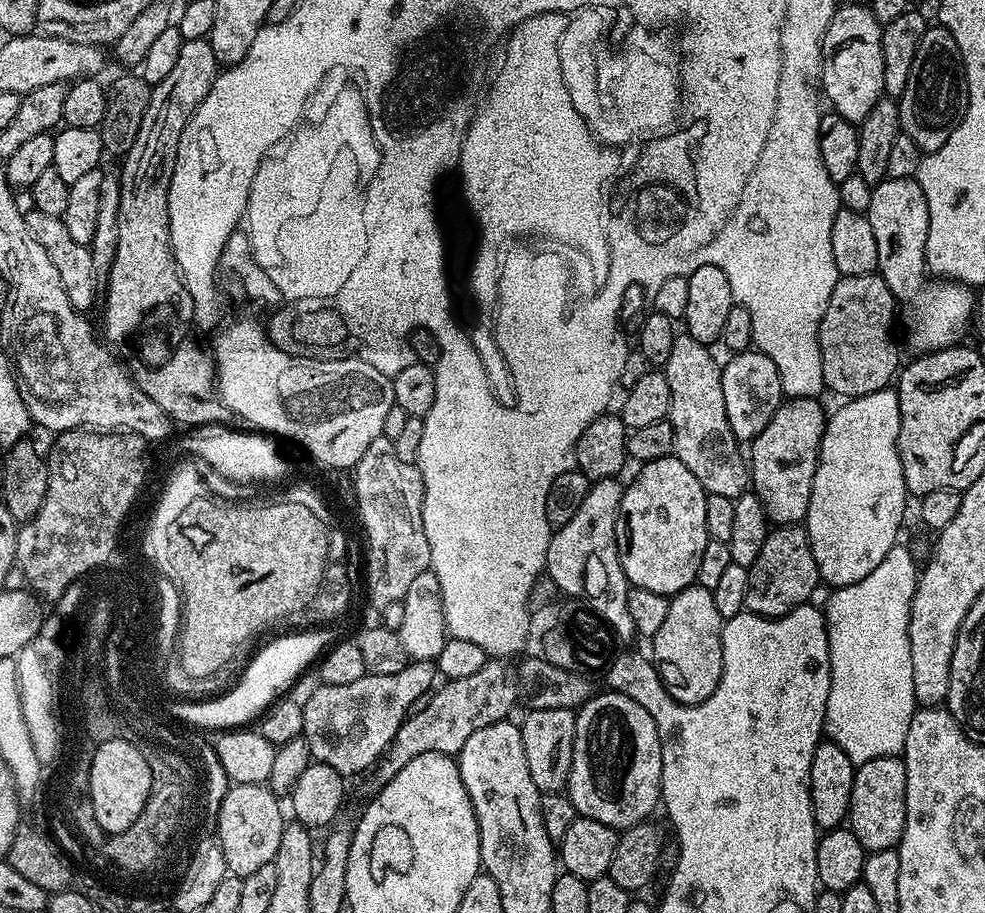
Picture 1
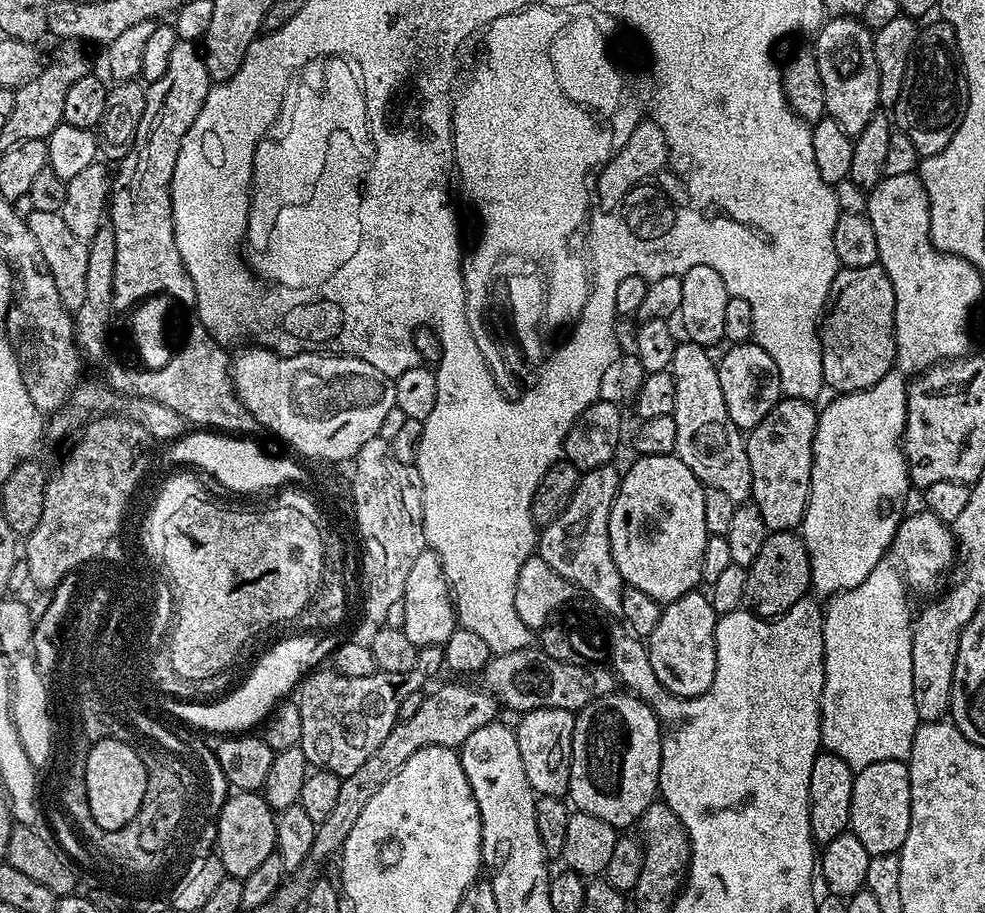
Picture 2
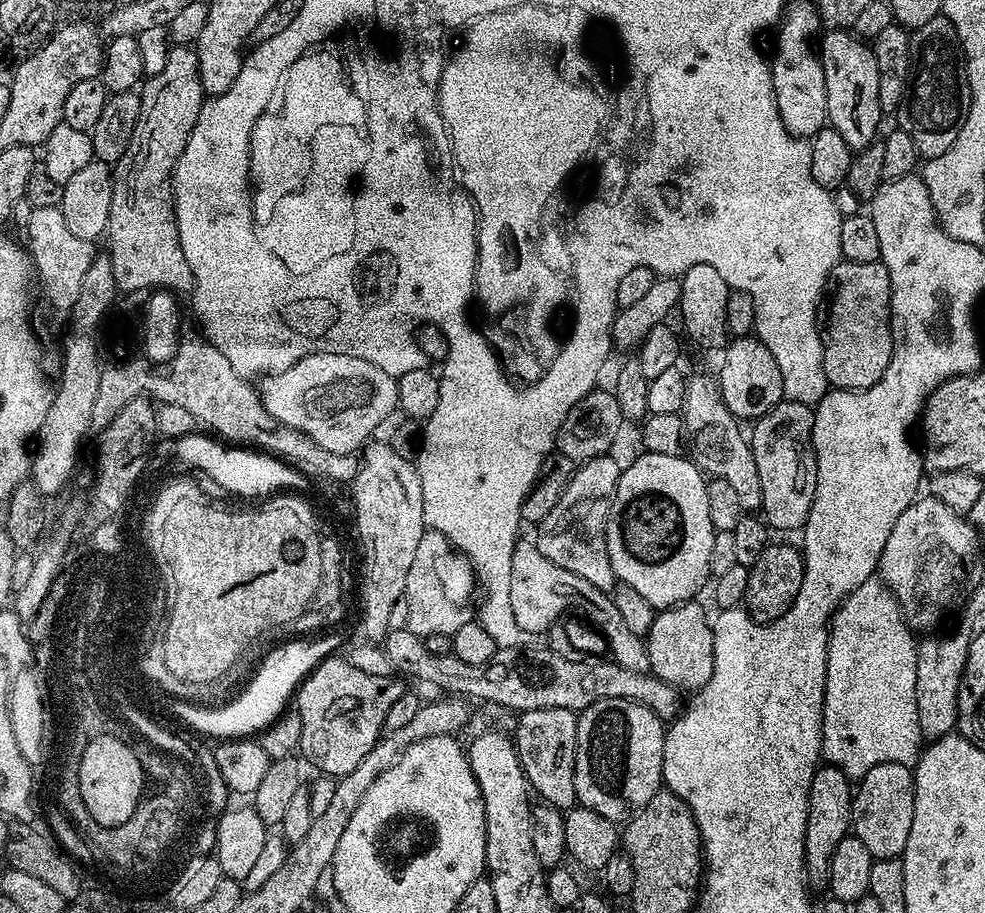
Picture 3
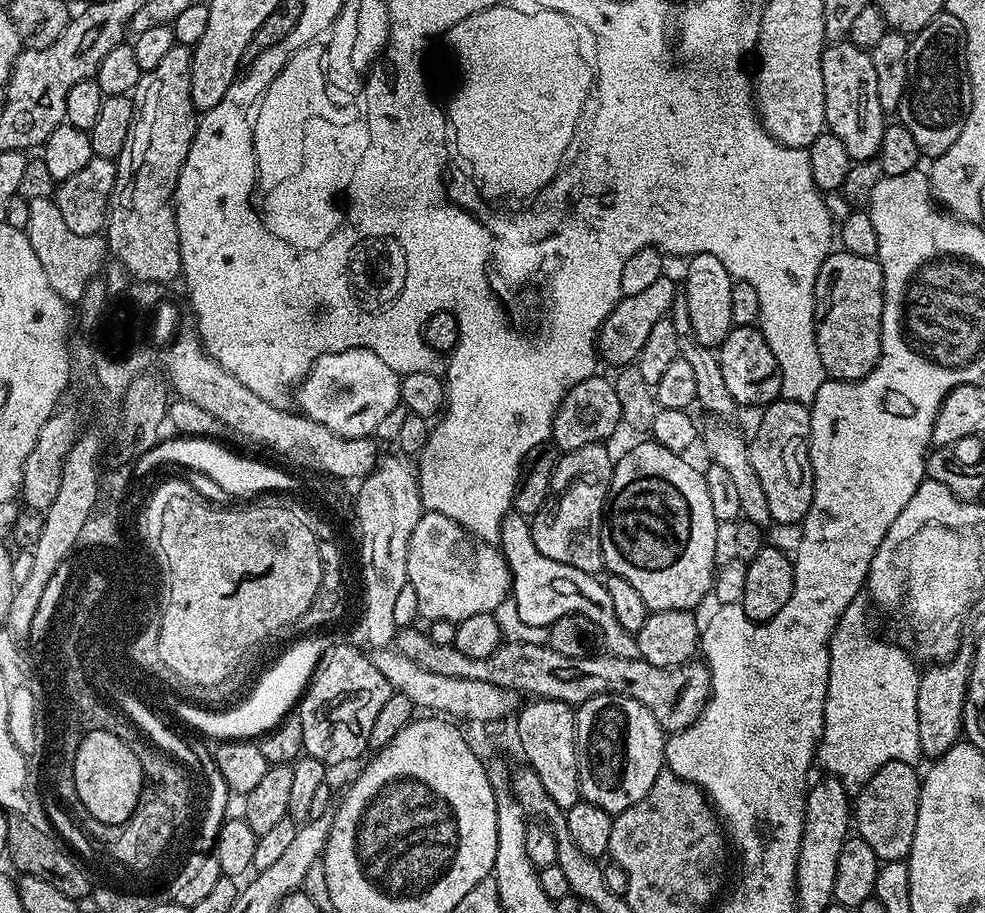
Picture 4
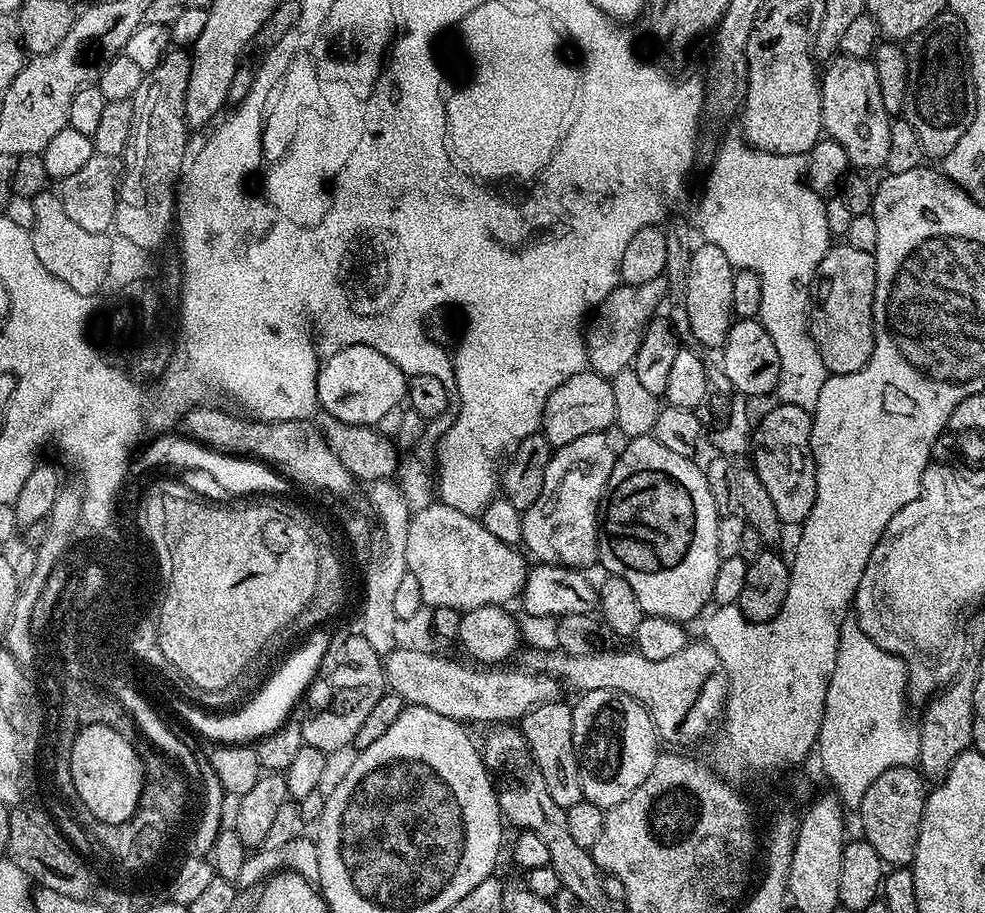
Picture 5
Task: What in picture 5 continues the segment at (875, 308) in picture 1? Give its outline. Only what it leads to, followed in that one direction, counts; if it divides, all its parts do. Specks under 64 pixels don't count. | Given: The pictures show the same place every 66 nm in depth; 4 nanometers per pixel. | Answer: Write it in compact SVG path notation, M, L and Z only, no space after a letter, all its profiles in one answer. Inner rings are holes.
M846 242L837 244L840 244L837 248L829 247L816 271L808 329L829 373L841 376L862 370L874 350L876 257L866 250L854 250Z

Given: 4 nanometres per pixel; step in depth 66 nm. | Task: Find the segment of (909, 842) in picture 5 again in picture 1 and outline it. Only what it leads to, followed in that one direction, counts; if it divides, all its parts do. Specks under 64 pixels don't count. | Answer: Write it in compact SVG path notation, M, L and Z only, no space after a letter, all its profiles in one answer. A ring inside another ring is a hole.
M900 756L874 758L857 767L847 823L865 853L899 845L906 826L906 766Z

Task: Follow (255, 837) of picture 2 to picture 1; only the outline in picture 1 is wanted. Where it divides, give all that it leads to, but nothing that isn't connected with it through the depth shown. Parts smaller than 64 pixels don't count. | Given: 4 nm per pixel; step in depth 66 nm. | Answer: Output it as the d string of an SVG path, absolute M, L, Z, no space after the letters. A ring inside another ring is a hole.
M232 784L222 798L220 816L216 827L219 845L226 858L229 873L246 877L262 866L272 863L278 854L278 842L282 842L282 830L286 823L280 809L281 797L267 784Z

